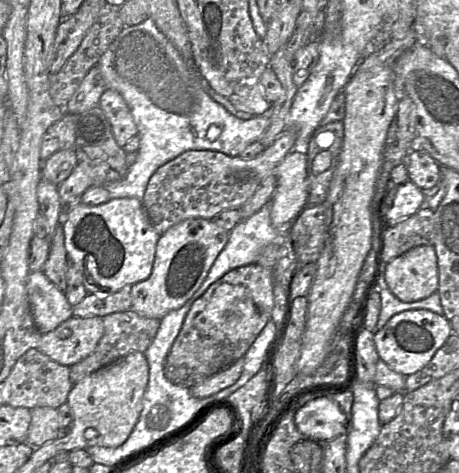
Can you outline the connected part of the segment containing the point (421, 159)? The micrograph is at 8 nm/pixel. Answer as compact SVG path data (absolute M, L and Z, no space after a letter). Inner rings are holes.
M410 150L405 166L409 181L420 190L430 189L441 181L439 165L426 152Z

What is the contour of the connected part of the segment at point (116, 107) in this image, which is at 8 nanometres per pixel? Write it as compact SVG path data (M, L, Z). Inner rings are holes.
M106 89L100 97L98 107L108 120L115 141L120 147L124 147L133 136L137 135L131 110L117 91Z

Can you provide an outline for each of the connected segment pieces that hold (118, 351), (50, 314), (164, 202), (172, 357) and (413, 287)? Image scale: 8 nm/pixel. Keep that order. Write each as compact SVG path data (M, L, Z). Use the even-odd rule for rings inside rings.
M133 310L108 314L102 317L102 321L103 335L93 352L69 368L69 377L72 384L130 353L145 352L157 334L160 324L160 320L139 315Z
M42 271L29 273L26 290L33 320L40 334L54 330L72 316L72 306L65 293Z
M287 129L251 160L211 150L182 153L159 167L148 182L141 202L151 225L162 235L186 219L211 220L224 210L239 209L254 195L263 179L270 174L275 175L276 167L295 148L295 144L296 131Z
M257 263L237 267L212 283L191 306L166 356L166 379L190 388L242 358L271 320L273 286L272 269Z
M433 245L415 247L385 265L385 281L396 298L415 302L437 292L438 267Z

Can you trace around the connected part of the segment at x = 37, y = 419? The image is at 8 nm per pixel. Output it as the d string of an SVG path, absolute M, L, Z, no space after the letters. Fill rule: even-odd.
M36 407L30 410L31 421L27 431L26 443L32 452L47 441L63 436L57 409L52 407Z

